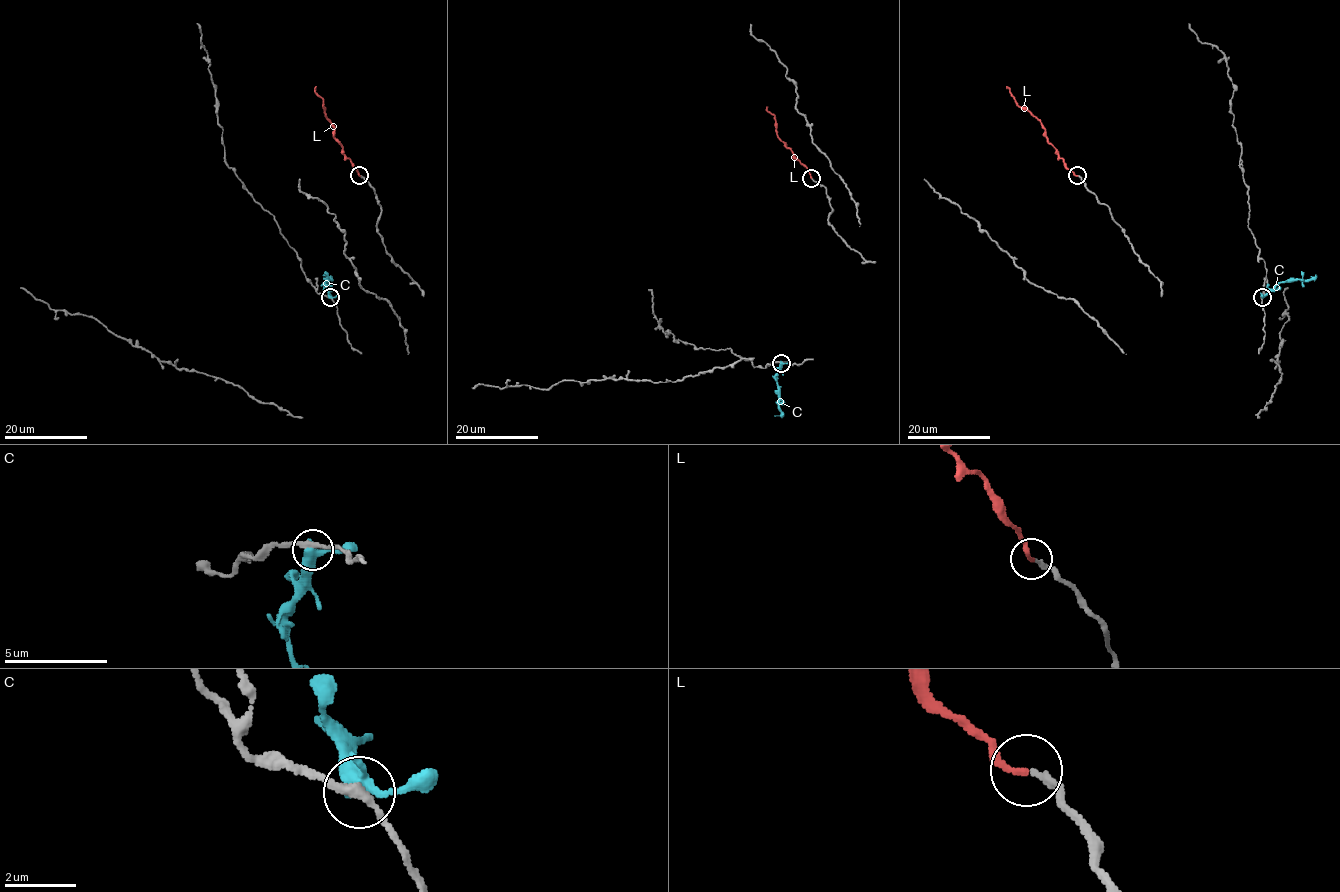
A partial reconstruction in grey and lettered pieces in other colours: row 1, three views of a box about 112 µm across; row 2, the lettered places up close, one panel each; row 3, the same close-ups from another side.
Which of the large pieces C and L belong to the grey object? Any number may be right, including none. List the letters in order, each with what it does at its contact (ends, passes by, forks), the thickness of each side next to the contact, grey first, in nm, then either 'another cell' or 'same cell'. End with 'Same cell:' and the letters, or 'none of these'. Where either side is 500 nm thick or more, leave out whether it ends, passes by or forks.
C: it forks there; 260 nm thick on the grey side, 280 nm on the other; another cell
L: it ends there; 170 nm thick on the grey side, 190 nm on the other; same cell
Same cell: L

